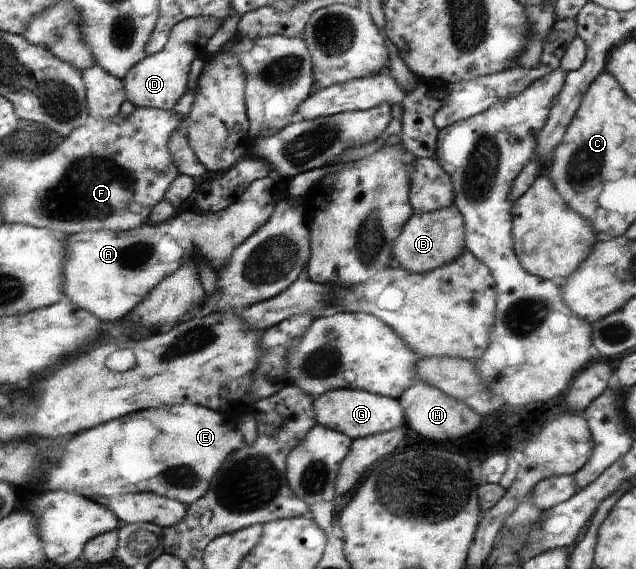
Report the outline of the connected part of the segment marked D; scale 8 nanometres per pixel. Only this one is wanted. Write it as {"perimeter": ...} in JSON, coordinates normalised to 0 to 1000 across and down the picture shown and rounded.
{"perimeter":[[[307,30],[286,35],[270,51],[270,62],[253,91],[230,98],[193,139],[198,176],[214,190],[270,193],[296,160],[299,114],[308,100],[322,95],[324,76],[340,58],[346,39],[333,30]]]}

